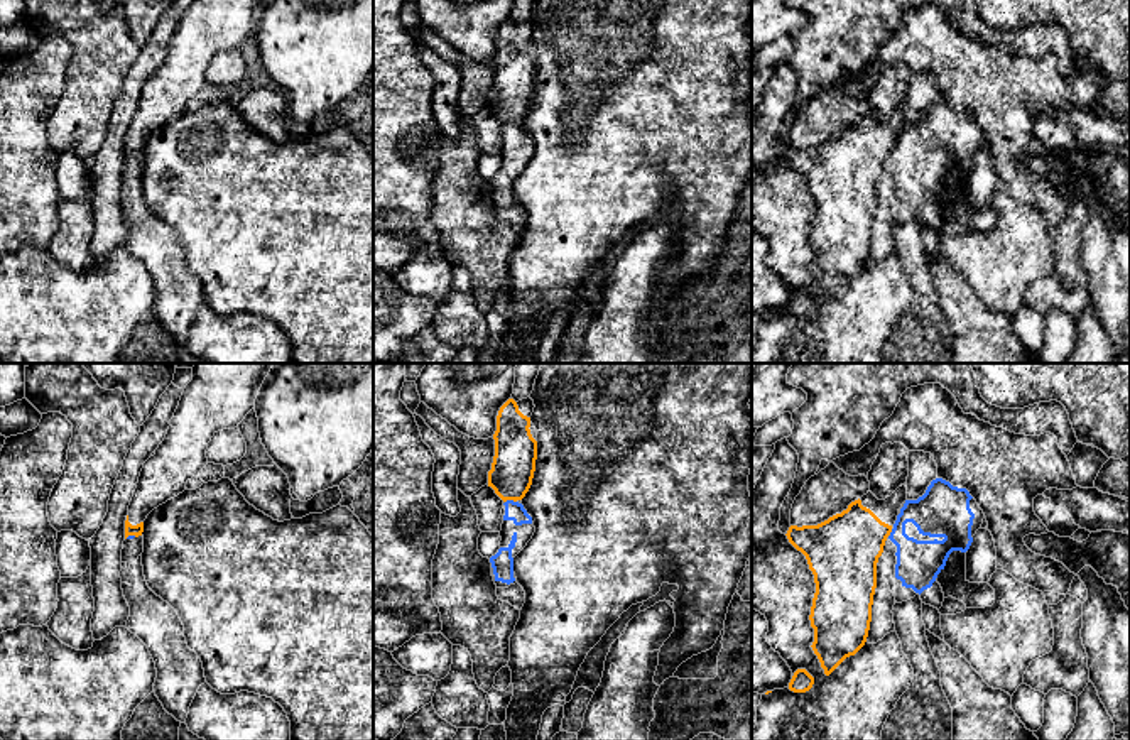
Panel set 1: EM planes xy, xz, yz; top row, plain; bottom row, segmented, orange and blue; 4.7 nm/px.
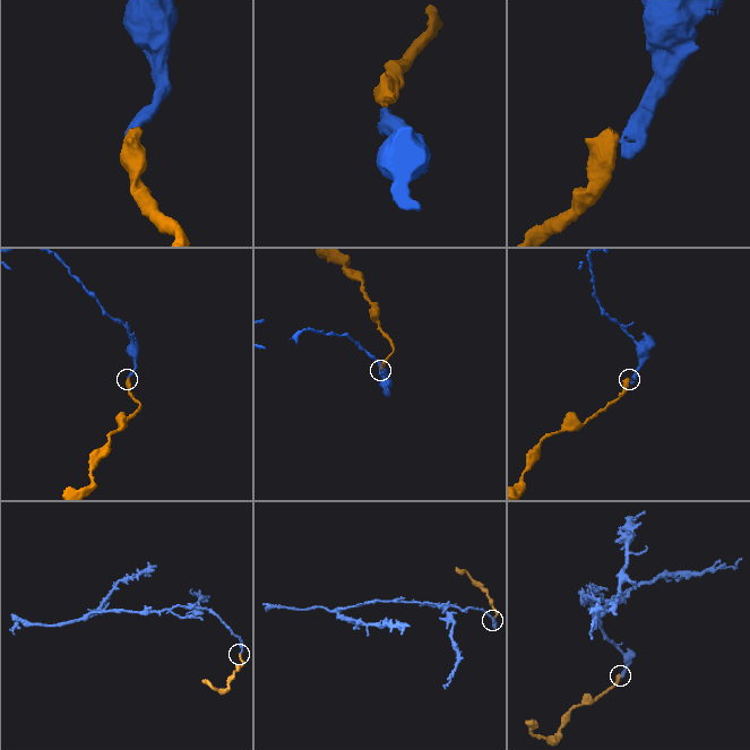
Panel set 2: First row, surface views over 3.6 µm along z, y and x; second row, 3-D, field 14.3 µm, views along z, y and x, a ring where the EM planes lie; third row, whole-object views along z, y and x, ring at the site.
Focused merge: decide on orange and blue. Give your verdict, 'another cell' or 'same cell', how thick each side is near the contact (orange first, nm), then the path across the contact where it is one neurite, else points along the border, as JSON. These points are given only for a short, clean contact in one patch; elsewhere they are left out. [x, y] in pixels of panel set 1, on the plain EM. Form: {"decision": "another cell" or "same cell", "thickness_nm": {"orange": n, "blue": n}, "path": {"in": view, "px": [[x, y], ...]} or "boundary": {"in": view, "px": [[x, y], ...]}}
{"decision": "another cell", "thickness_nm": {"orange": 200, "blue": 90}, "boundary": {"in": "xz", "px": [[516, 122], [505, 124]]}}

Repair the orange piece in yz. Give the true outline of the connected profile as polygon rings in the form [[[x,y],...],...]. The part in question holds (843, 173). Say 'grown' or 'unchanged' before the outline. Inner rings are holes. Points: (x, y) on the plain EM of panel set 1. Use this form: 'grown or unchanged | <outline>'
grown | [[[905,106],[885,122],[868,113],[841,135],[818,147],[790,147],[785,155],[814,196],[811,269],[826,297],[867,264],[877,184],[905,122]]]

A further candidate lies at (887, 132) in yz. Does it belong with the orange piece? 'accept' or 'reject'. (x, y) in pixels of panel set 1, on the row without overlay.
accept

